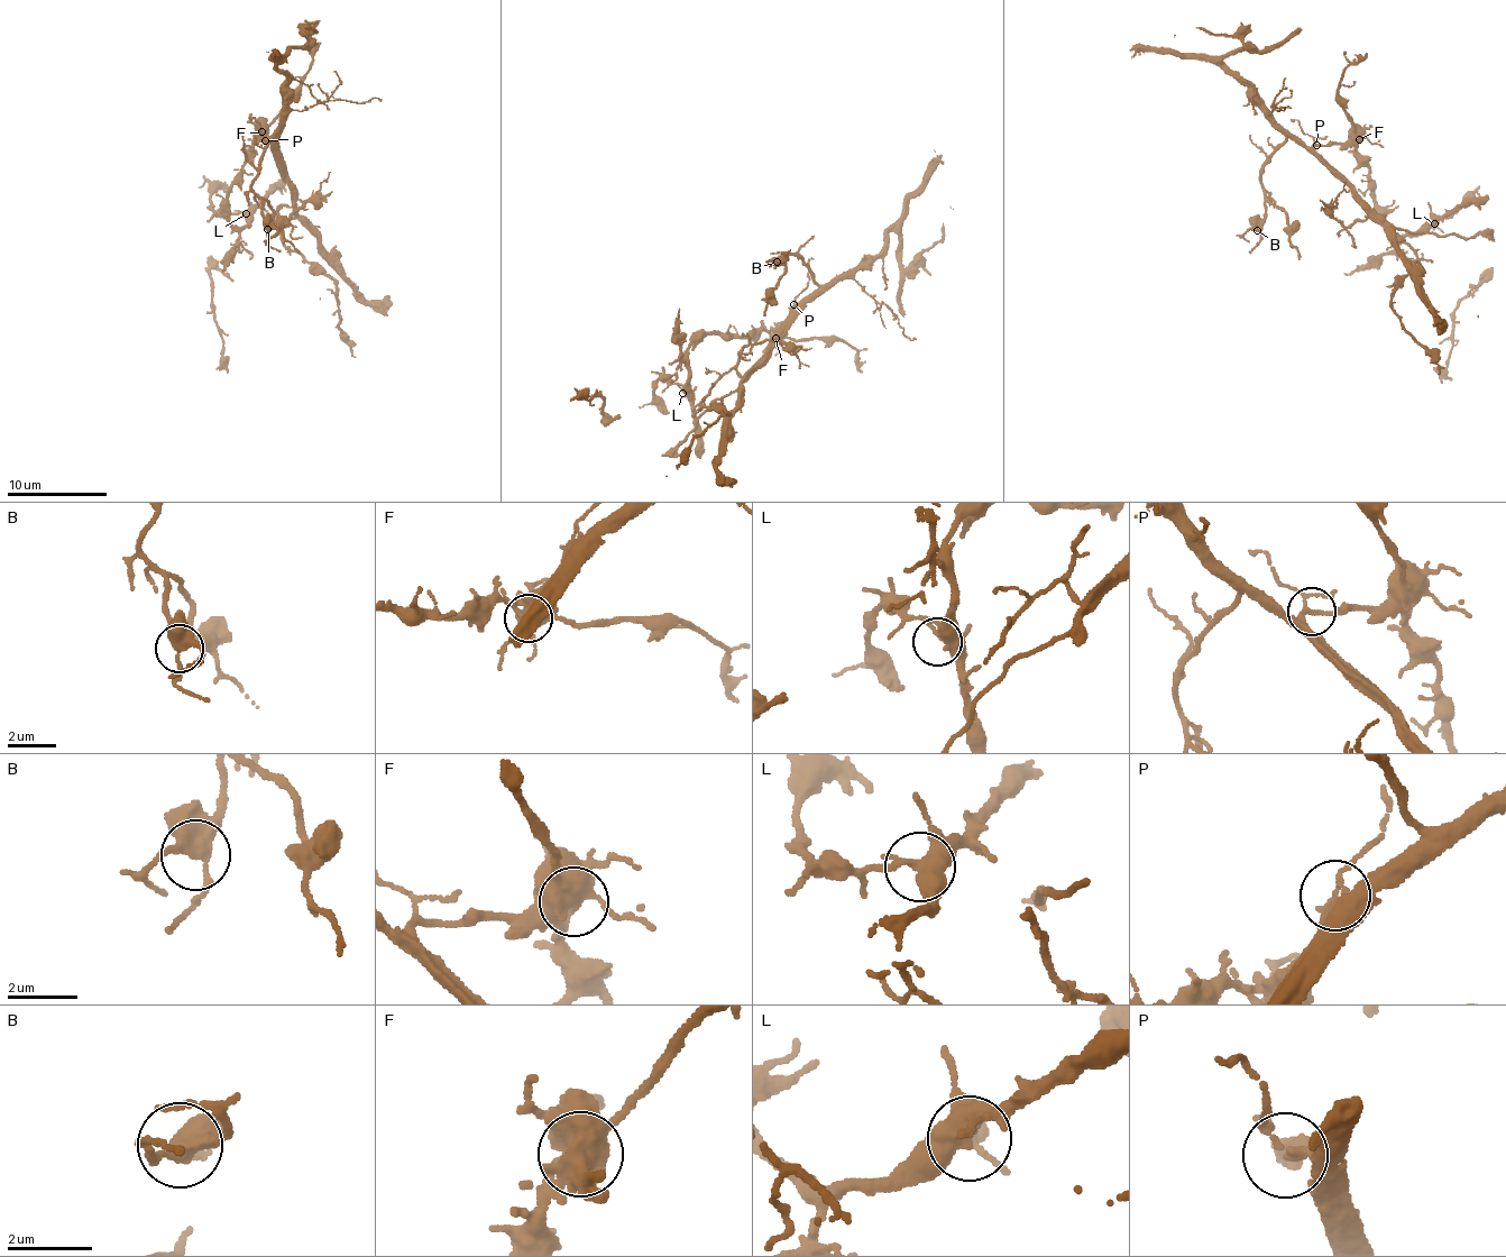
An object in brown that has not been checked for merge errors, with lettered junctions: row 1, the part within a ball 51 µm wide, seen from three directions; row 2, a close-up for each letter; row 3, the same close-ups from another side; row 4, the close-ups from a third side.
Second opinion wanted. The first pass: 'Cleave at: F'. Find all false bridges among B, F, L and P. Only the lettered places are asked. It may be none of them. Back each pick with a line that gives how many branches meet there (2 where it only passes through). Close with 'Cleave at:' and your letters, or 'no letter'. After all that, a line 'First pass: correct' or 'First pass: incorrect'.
F: Branches: 6
Cleave at: F
First pass: correct

